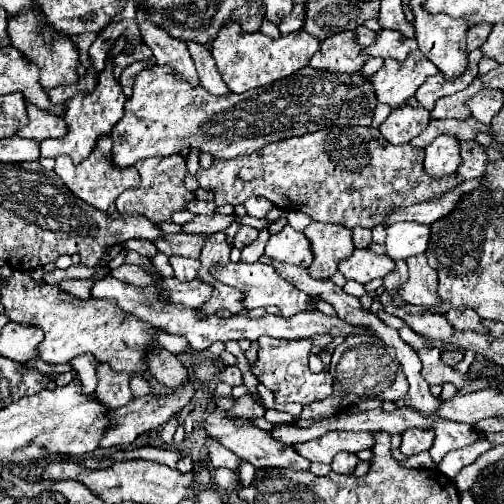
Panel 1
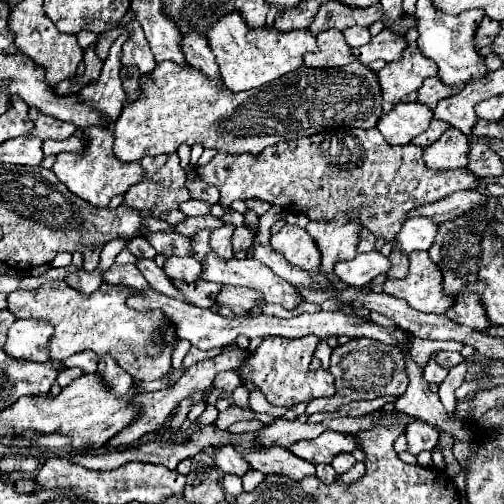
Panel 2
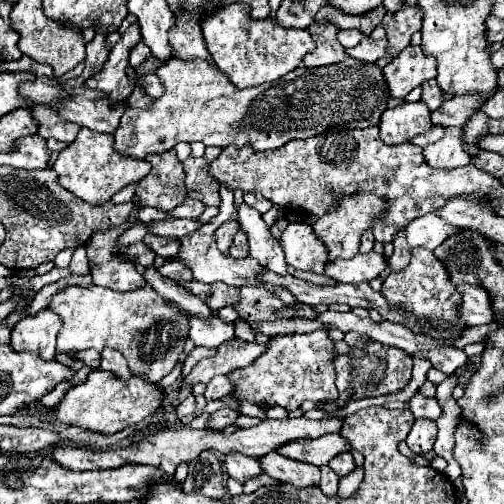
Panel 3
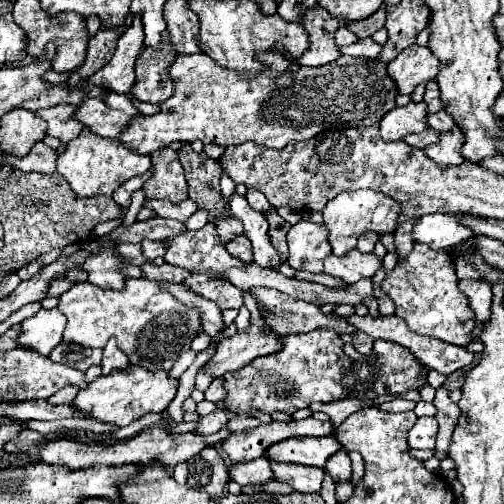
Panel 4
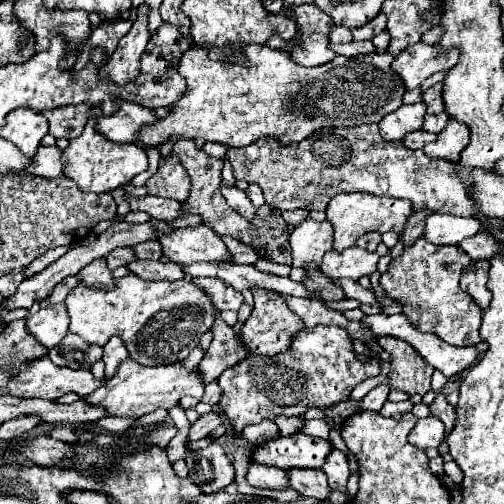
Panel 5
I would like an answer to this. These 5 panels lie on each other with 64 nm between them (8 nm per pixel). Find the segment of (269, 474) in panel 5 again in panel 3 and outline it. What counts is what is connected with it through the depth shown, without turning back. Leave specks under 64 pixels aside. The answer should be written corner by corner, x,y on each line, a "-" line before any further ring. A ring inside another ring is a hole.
228,452
222,460
224,470
228,472
228,476
236,478
238,482
246,482
252,476
260,474
260,464
256,464
256,460
240,454
240,452

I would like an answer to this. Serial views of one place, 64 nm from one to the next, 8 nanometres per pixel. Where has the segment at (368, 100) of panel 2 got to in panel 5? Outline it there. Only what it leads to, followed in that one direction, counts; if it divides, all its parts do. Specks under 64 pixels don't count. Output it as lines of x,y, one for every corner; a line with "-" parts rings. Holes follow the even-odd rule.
194,46
184,52
178,64
178,74
186,80
186,92
180,100
170,106
168,116
158,118
152,124
142,126
136,144
142,148
160,148
168,140
180,138
204,138
206,142
220,142
224,146
248,146
260,138
276,138
280,144
292,144
308,138
312,132
334,126
360,126
380,122
386,114
398,110
402,106
404,84
390,70
392,56
388,52
374,52
366,56
336,56
332,62
304,68
290,60
286,52
272,50
268,46
246,46
244,48
248,64
220,64
218,60
210,60
204,48

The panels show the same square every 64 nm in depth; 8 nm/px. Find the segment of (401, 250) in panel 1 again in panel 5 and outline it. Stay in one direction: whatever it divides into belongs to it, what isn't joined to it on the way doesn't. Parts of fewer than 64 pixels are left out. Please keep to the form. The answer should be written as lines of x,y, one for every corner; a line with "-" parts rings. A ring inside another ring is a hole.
430,214
424,226
424,238
436,246
460,244
480,230
480,220
452,214

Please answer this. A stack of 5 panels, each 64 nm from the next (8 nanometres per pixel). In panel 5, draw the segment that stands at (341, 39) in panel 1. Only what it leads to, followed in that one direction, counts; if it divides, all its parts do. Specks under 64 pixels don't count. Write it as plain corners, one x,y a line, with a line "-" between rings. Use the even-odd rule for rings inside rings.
302,4
294,8
296,24
302,32
304,46
296,46
294,42
286,42
278,36
268,40
270,48
290,50
294,48
294,62
302,66
322,66
336,58
336,52
330,50
330,32
336,26
328,14
324,14
316,4

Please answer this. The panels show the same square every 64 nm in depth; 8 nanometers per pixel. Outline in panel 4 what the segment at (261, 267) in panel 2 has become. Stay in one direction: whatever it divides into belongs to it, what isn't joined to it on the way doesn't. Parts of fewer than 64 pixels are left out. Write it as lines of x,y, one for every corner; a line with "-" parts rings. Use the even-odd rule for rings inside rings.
226,172
222,173
221,179
220,179
220,188
221,188
221,193
224,197
225,203
226,203
224,211
223,211
223,215
225,215
225,217
227,217
227,216
231,215
230,207
229,207
229,199
230,199
230,196
235,193
236,184
228,176
228,174
226,174
-
208,222
200,230
190,230
172,240
166,240
166,244
168,252
164,260
172,266
186,268
192,274
204,274
208,278
226,280
224,274
230,268
248,266
246,262
230,256
226,248
222,248
214,222

